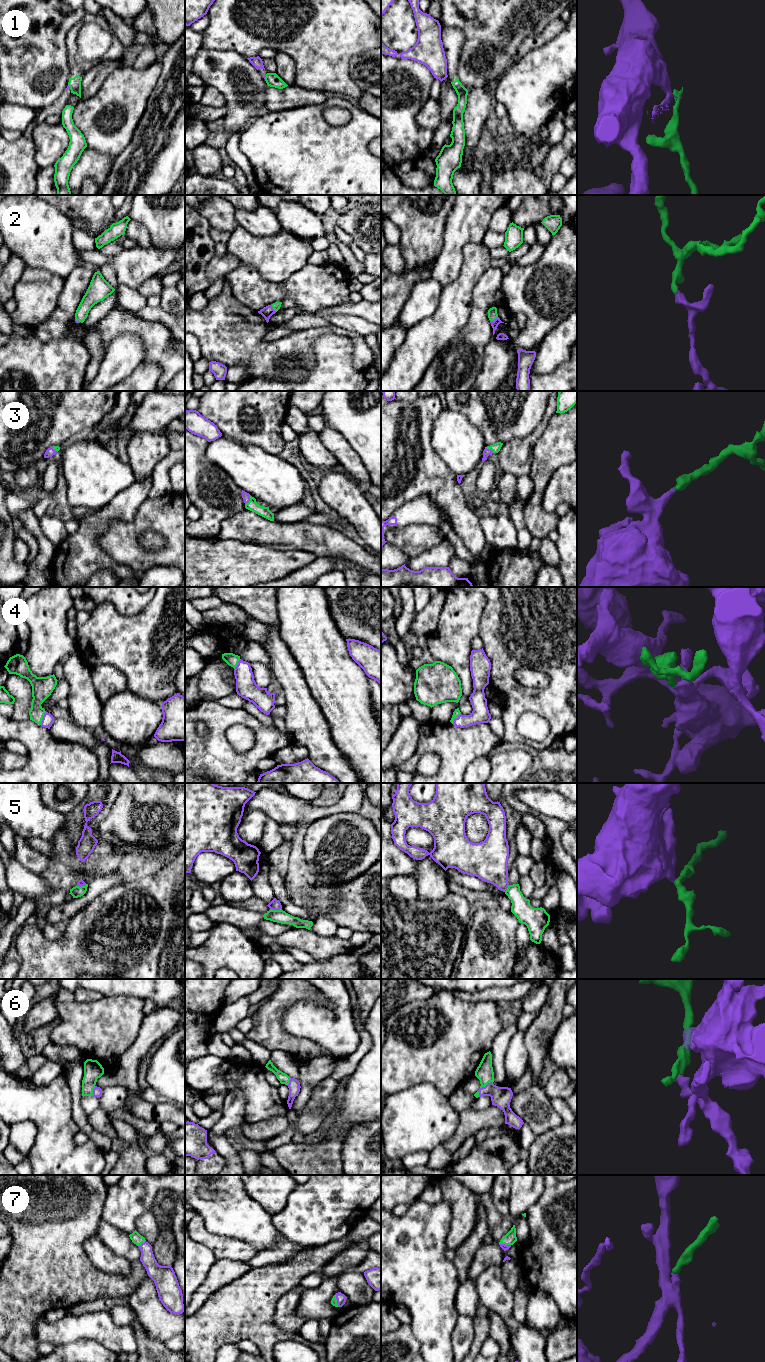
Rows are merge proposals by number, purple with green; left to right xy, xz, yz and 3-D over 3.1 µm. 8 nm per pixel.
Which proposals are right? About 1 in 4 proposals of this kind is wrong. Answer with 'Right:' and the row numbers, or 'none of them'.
Right: 2, 3, 4, 6, 7

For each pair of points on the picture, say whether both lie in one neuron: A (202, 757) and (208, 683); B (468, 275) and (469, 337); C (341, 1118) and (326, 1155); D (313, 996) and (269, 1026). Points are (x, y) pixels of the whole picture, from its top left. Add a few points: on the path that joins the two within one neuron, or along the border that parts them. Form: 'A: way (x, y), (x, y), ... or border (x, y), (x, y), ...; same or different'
A: border (202, 701), (195, 705); different
B: border (473, 293), (469, 320), (456, 336); different
C: border (343, 1140), (333, 1138), (328, 1141), (311, 1143); different
D: way (300, 995), (291, 995), (273, 1013); same

